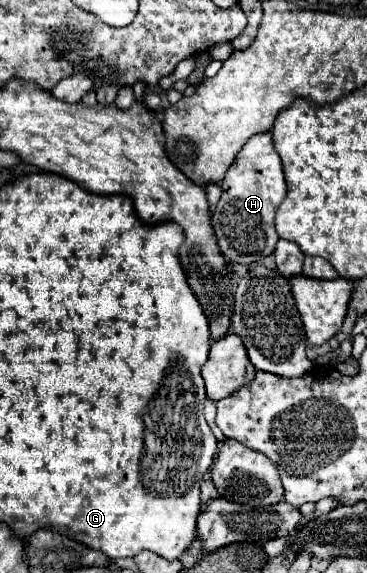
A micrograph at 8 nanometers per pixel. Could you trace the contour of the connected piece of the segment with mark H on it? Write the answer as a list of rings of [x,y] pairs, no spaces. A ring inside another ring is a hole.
[[[271,132],[251,136],[247,140],[247,144],[239,150],[235,162],[227,170],[221,188],[223,194],[217,202],[211,224],[223,256],[231,262],[239,262],[245,266],[265,260],[275,250],[275,244],[279,240],[273,218],[279,204],[285,200],[287,190],[281,158],[273,146]]]

